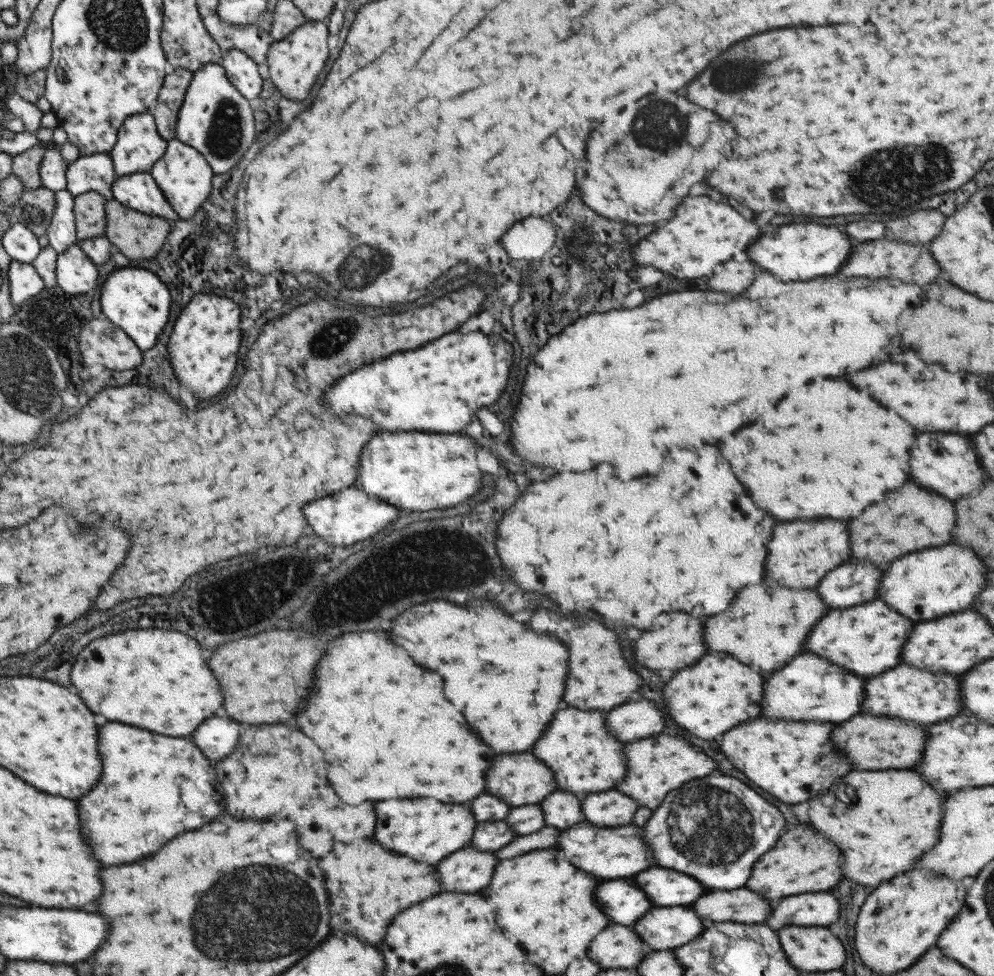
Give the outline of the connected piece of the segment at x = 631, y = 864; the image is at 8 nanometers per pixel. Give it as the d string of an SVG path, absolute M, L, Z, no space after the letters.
M586 820L562 829L554 849L562 851L562 856L570 860L570 863L590 875L596 875L598 879L628 879L638 872L644 872L646 868L654 867L654 851L650 851L642 836L644 836L644 827L634 823L624 824L621 827L599 827Z

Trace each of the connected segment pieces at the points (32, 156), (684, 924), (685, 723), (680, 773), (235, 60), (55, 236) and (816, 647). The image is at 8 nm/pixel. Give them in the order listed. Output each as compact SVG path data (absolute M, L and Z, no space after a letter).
M37 144L13 158L13 174L16 174L26 189L42 187L40 176L40 163L42 162L46 147Z
M655 906L630 928L642 938L647 950L657 951L676 949L698 939L708 924L688 906Z
M720 652L712 656L708 654L694 666L677 672L664 688L666 714L694 736L706 740L716 738L718 734L724 734L742 722L753 721L762 714L762 696L768 674L752 670L734 656L722 656Z
M660 734L660 736L646 738L646 740L638 740L638 742L626 746L626 756L630 760L630 770L614 786L614 789L622 791L624 795L634 799L638 806L648 807L653 811L658 808L659 804L662 804L662 800L668 796L668 792L675 791L690 780L718 771L716 760L706 756L702 750L696 750L684 738L684 734L678 734L678 736Z
M229 49L224 52L218 62L226 69L230 83L250 100L259 96L264 88L264 79L258 70L258 63L254 62L245 52Z
M67 189L58 190L56 193L56 208L52 222L48 226L46 235L49 245L56 250L57 254L66 252L77 240L75 227L74 196Z
M876 598L842 610L832 608L824 614L818 626L814 626L812 634L808 636L810 640L806 642L806 650L812 650L838 666L846 666L858 676L882 674L902 664L902 648L910 638L914 626L916 621L890 608L884 599Z

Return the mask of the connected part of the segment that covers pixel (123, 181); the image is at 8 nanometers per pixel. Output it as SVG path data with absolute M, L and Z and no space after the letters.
M146 172L116 176L112 184L113 198L120 204L148 216L162 216L166 221L178 221L180 215L170 207L154 177Z

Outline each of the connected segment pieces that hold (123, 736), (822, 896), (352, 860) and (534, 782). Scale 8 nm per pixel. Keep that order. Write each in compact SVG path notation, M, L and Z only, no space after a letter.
M110 722L104 728L100 728L98 746L104 762L102 784L98 784L98 788L94 788L84 798L80 798L78 808L80 808L82 826L86 828L84 832L96 856L106 866L118 862L142 860L158 852L174 836L196 830L224 812L226 802L222 800L218 790L218 774L191 738L186 740L186 738L160 736L144 728Z
M832 891L807 892L775 902L773 914L763 922L777 932L786 925L821 926L838 922L840 900Z
M378 842L368 844L334 844L332 852L320 860L320 868L328 876L328 896L330 902L331 934L356 934L358 939L371 945L378 946L386 937L390 922L400 913L424 900L439 893L440 882L436 874L436 866L432 864L418 864L416 860L410 860L410 855L402 856L396 851L390 852L382 848Z
M530 752L522 754L500 754L496 756L492 768L486 776L486 793L506 801L512 807L539 804L557 790L554 771L550 770L546 763L540 762L538 757Z

